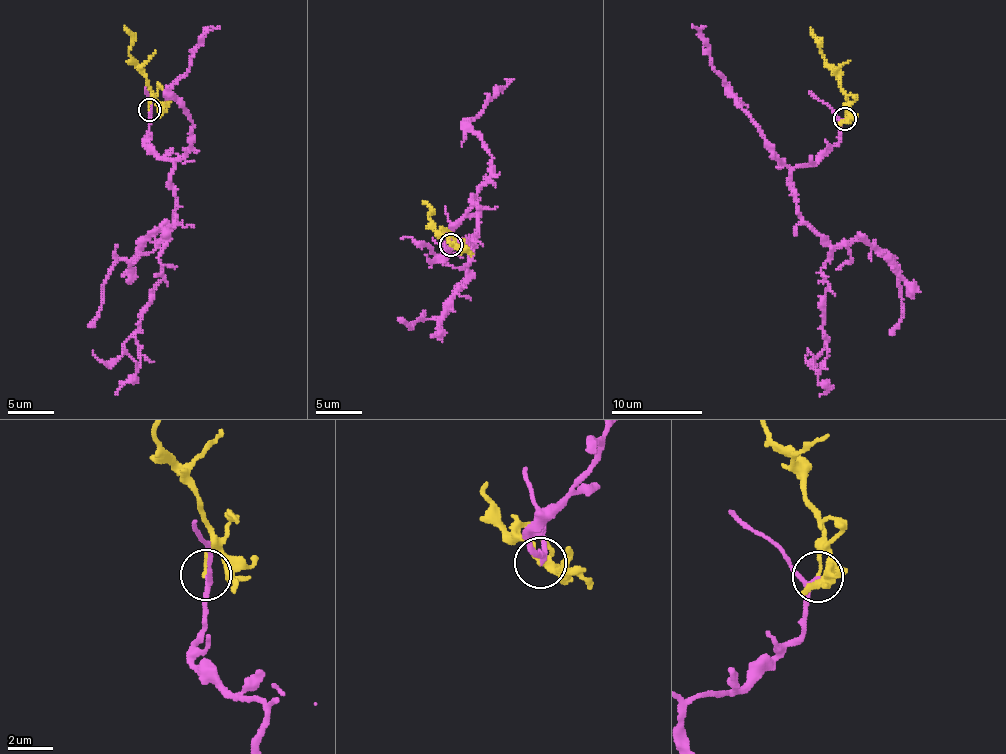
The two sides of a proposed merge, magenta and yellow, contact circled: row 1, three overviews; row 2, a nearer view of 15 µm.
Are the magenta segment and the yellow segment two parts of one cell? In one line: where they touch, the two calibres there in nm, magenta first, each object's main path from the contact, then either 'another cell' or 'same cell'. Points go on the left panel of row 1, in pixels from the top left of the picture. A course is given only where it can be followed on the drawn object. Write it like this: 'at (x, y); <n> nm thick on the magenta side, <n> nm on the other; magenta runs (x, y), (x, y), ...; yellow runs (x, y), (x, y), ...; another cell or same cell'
at (149, 109); 190 nm thick on the magenta side, 140 nm on the other; magenta runs (148, 110), (144, 139), (173, 166), (174, 226), (158, 258), (163, 280), (135, 334), (136, 378), (115, 394); yellow runs (148, 110), (151, 87), (129, 53), (131, 34), (124, 25); another cell

